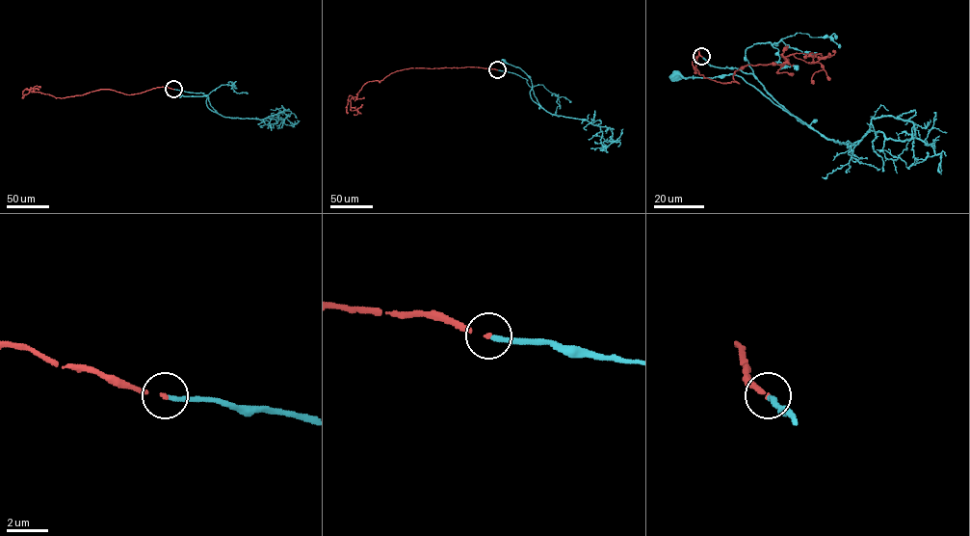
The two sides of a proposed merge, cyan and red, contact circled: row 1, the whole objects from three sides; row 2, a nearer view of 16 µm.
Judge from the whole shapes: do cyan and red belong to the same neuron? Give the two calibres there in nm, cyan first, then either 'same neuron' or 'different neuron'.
240 nm thick on the cyan side, 130 nm on the other; same neuron

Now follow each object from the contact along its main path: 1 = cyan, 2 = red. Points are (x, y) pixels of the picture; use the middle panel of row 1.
1: (497, 69), (526, 79), (532, 88), (531, 97), (540, 106), (528, 75), (503, 61)
2: (497, 69), (467, 66), (398, 70), (380, 82), (366, 83), (356, 98), (351, 98), (351, 109), (362, 104)

